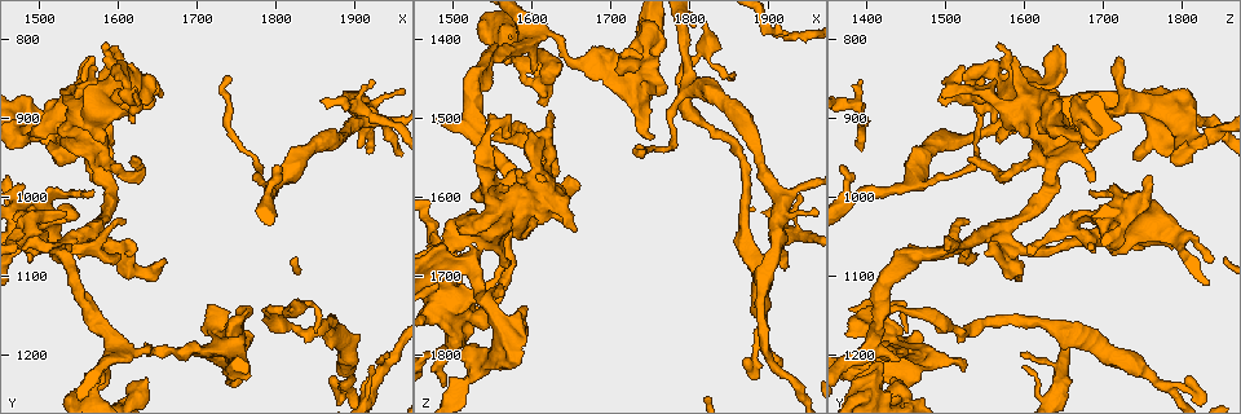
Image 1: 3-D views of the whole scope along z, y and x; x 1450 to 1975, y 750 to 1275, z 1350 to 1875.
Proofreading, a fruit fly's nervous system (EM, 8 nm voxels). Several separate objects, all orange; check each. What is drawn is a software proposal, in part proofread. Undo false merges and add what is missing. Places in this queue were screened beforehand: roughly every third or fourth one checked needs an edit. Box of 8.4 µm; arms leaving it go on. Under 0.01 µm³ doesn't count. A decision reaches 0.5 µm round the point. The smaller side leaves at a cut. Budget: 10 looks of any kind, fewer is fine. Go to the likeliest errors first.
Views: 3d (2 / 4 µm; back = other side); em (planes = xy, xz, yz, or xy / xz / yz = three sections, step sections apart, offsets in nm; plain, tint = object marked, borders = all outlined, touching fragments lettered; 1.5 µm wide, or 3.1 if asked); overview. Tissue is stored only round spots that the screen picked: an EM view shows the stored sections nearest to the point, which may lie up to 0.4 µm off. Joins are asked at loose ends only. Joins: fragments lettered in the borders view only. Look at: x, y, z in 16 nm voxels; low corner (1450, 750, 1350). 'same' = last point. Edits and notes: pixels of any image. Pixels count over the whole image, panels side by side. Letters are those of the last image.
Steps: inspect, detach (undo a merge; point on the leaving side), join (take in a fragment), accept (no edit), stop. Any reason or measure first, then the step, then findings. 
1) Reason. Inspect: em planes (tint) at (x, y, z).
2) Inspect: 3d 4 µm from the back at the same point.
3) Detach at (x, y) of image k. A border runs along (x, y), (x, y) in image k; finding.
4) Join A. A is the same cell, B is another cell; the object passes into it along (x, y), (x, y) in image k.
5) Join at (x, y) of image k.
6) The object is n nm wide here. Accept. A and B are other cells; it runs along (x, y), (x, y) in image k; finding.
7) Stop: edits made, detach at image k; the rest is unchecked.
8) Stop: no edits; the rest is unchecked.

Sharp bend. Inspect: em planes (plain) at (1630, 970, 1560).

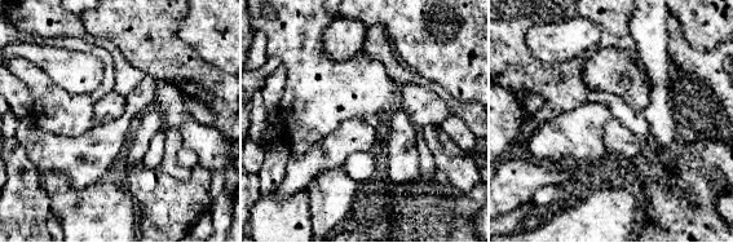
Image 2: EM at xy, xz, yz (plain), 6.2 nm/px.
With the object marked. Inspect: em planes (tint) at the same point.

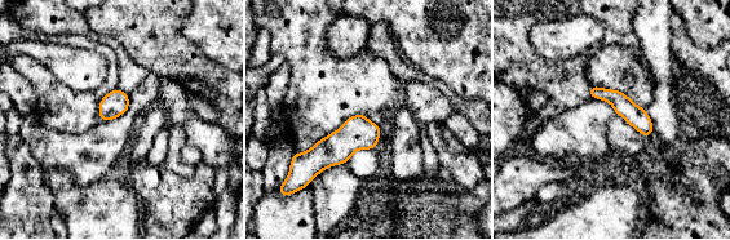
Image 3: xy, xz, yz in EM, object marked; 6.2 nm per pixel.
Inspect: em planes (borders) at the same point.

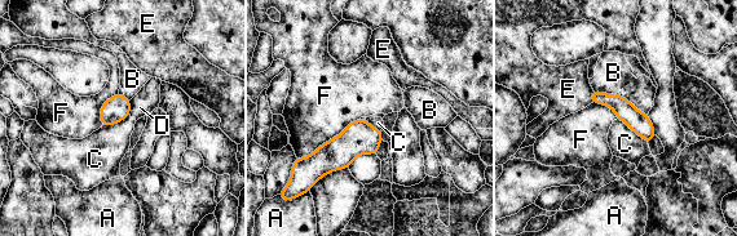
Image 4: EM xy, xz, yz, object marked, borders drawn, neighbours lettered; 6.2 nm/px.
Accept. A, B, C, D, E and F are other cells; it runs along (595, 94), (618, 103), (652, 133) in image 4; one neuron here.

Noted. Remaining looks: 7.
Free end. Inspect: em planes (borders) at (1925, 855, 1395).

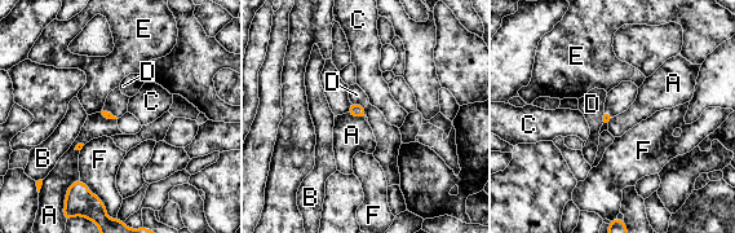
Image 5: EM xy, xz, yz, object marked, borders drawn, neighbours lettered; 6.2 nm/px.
Accept. A, B, C, D, E and F are other cells; no lettered fragment goes on from it.

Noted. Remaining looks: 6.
Free end. Inspect: 3d 2 µm at (1660, 1080, 1590).

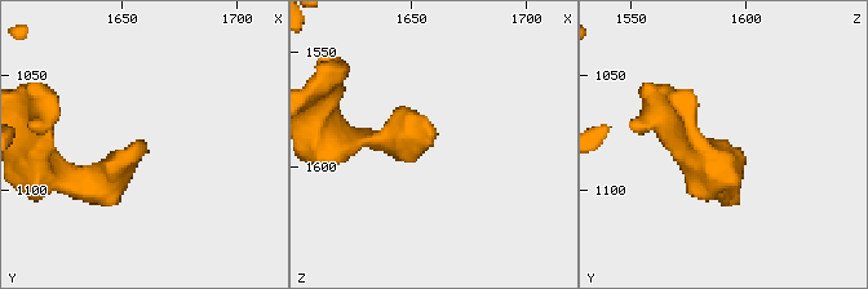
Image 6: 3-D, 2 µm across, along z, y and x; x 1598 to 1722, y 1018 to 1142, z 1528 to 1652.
Now the EM. Inspect: em xz step 8 (tint) at (1661, 1082, 1586).

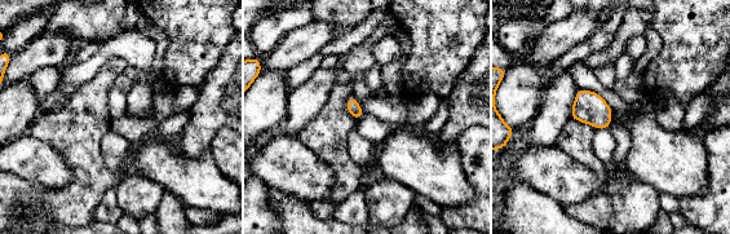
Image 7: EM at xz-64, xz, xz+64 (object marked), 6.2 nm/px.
Cut it another way. Inspect: em planes (borders) at the same point.

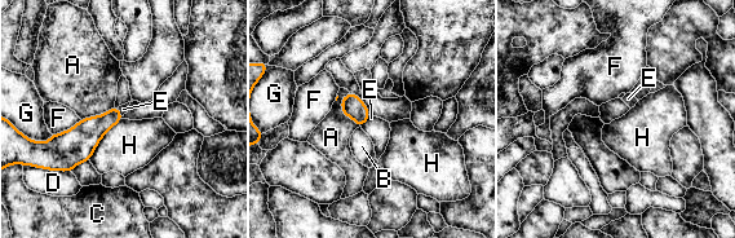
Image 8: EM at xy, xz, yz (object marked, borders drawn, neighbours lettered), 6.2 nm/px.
Accept. A, B, C, D, E, F, G and H are other cells; no lettered fragment goes on from it.

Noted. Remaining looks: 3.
Arms part here. Inspect: em yz step 8 (tint) at (1535, 1070, 1520).

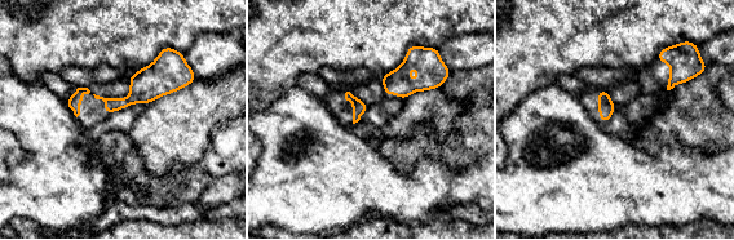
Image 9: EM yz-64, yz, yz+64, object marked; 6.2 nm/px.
Inspect: em planes (borders) at the same point.

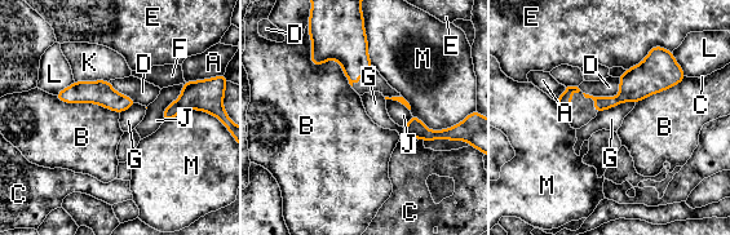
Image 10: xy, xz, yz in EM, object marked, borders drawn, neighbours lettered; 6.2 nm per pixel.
Accept. A, B, C, D, E, F, G, J, K, L and M are other cells; a border runs along (310, 44), (352, 85) in image 10; all the same neuron.

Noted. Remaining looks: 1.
Stop: no edits; the rest is unchecked.

